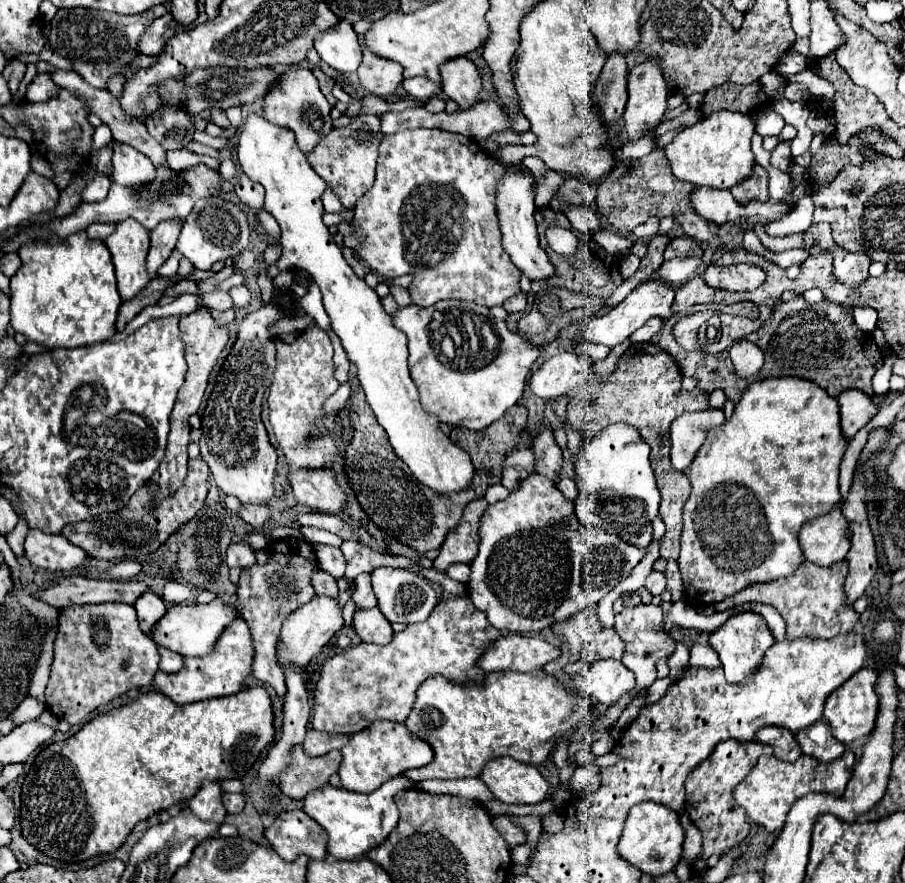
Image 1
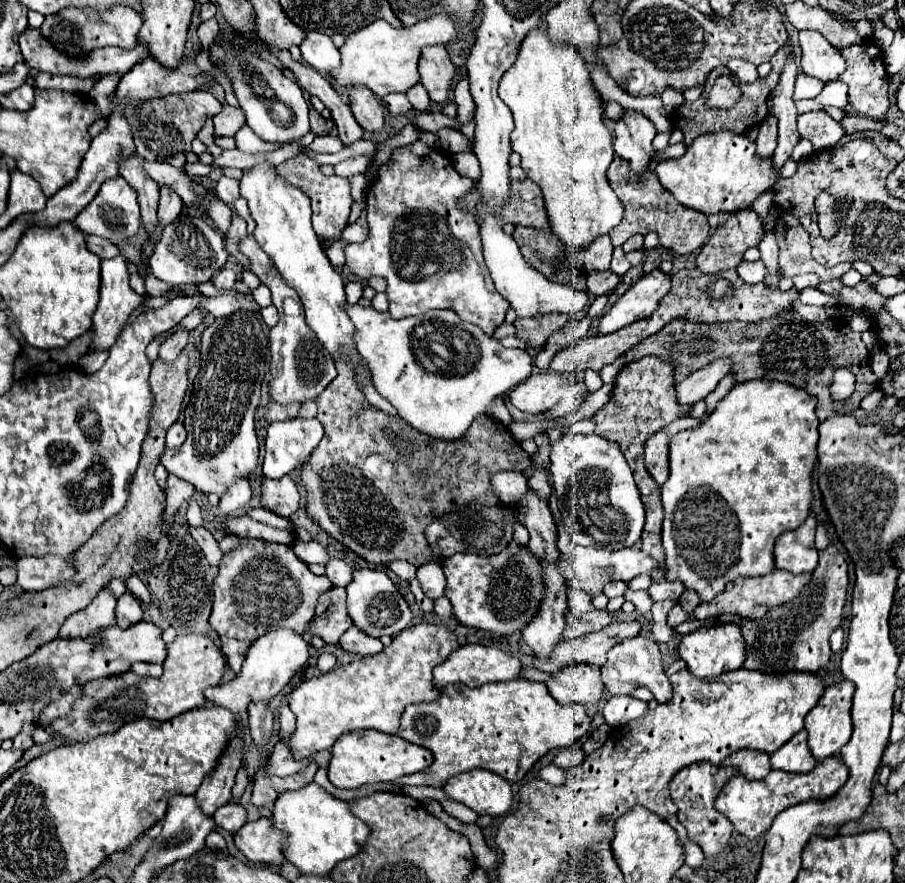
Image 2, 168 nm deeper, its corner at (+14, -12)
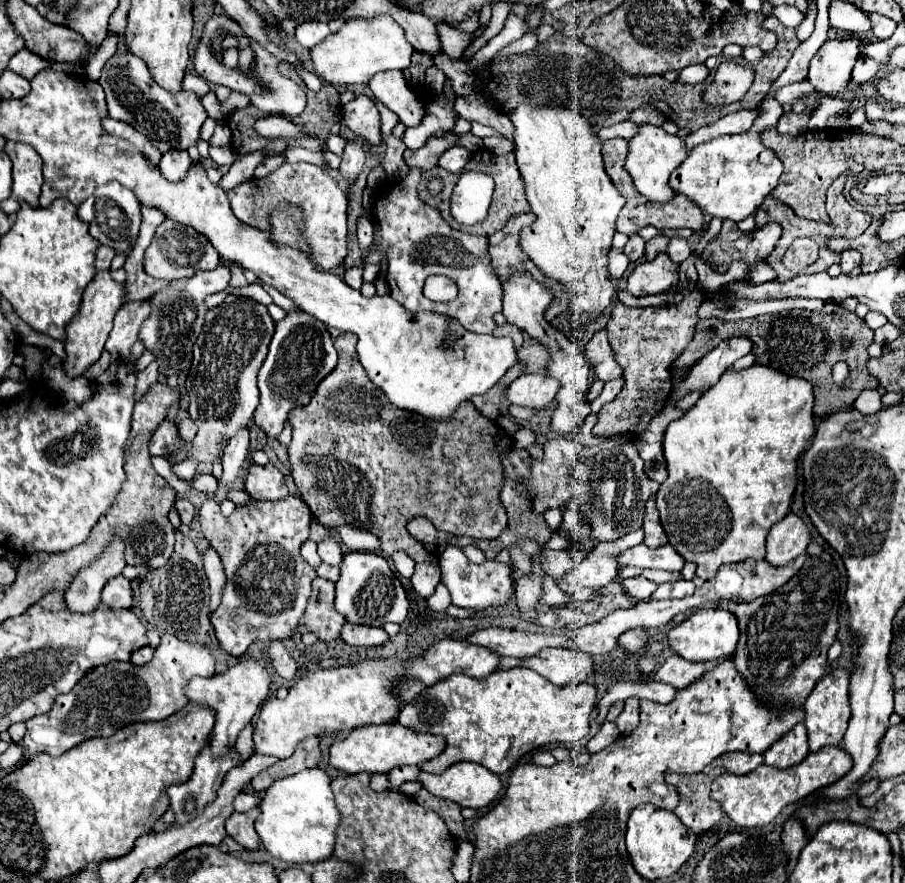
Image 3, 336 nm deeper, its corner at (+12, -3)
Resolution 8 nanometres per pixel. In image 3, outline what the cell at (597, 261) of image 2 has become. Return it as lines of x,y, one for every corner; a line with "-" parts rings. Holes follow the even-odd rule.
610,249
608,251
608,259
610,259
610,275
616,277
616,279
620,279
624,275
624,271
628,269
628,265
630,265
628,257
622,251

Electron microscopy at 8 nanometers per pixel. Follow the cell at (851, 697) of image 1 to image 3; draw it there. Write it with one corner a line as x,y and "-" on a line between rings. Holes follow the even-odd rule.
834,669
828,675
824,675
818,681
818,685
814,687
814,691
808,695
808,699
804,703
804,711
806,711
804,725
808,729
810,751
818,751
826,745
840,745
840,741
848,729
848,721
850,721
848,681
850,681
848,669

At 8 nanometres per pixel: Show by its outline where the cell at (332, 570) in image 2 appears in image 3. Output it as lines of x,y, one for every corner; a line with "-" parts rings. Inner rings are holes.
322,563
318,569
316,569
318,577
324,577
324,579
330,579
330,581
338,581
340,577
340,567
332,567
328,563

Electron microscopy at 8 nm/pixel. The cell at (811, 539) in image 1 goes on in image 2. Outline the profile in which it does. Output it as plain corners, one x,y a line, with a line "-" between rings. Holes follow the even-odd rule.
810,514
802,526
794,532
784,532
778,536
774,544
774,568
802,574
812,572
818,564
818,552
814,548
814,532
816,520

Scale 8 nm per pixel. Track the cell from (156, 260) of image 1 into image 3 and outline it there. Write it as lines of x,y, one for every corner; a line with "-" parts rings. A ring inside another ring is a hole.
184,151
184,153
164,153
158,167
160,167
160,173
168,181
178,183
178,181
184,179
190,165
192,165
192,161
188,157
188,151

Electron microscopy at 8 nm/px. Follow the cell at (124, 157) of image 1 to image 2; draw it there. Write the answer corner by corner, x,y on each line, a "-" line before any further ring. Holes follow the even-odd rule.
122,176
106,180
102,184
100,192
96,194
96,198
78,214
74,224
82,232
106,238
112,244
122,244
122,242
130,240
138,232
138,228
140,228
140,208
138,208
136,192
132,190
132,186

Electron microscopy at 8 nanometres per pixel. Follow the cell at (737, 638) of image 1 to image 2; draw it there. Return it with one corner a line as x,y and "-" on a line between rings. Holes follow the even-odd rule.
738,624
702,626
702,628
698,628
698,630
682,636
678,652
680,652
680,658
686,662
688,670
696,678
712,678
712,676
724,674
728,670
738,670
744,664
744,658
746,658
744,638
740,634

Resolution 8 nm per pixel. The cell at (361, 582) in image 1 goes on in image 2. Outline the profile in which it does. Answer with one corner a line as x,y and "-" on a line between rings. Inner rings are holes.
330,588
318,598
316,614
308,624
312,636
322,638
326,644
336,646
340,636
352,626
352,620
346,612
346,590

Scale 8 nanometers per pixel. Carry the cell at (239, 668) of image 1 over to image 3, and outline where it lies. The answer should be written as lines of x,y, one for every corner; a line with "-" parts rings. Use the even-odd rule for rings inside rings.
162,633
162,643
156,647
154,659
148,665
136,667
132,663
116,661
116,663
108,663
104,667
96,667
70,693
58,695
52,711
26,721
28,733
20,741
20,745
26,749
24,757
36,755
40,751
44,751
48,755
62,755
68,749
72,749
74,745
78,745
78,743
82,743
82,741
86,741
90,737
110,737
116,729
120,729
120,727
124,727
128,723
166,719
166,717
170,717
172,713
176,713
178,709
182,709
188,703
186,689
184,689
188,685
188,681
194,675
212,677
216,673
214,667
216,667
216,657
212,655
212,651
206,645
182,641
182,639
176,639
170,633

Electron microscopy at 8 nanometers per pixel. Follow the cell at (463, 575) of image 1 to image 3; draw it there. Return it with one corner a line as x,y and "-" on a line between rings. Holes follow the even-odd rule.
424,561
416,565
416,571
412,575
412,587
420,597
430,597
434,589
440,583
440,565
436,561

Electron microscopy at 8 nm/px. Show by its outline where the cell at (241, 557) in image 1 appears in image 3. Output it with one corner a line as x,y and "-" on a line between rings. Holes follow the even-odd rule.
176,499
174,507
178,509
182,523
184,523
184,525
190,525
190,521
194,519
194,505
192,505
188,499

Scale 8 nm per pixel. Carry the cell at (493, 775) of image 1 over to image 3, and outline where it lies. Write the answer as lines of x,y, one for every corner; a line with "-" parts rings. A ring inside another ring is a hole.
456,763
438,775
422,771
420,783
436,797
474,809
488,807
502,789
500,777
478,763

